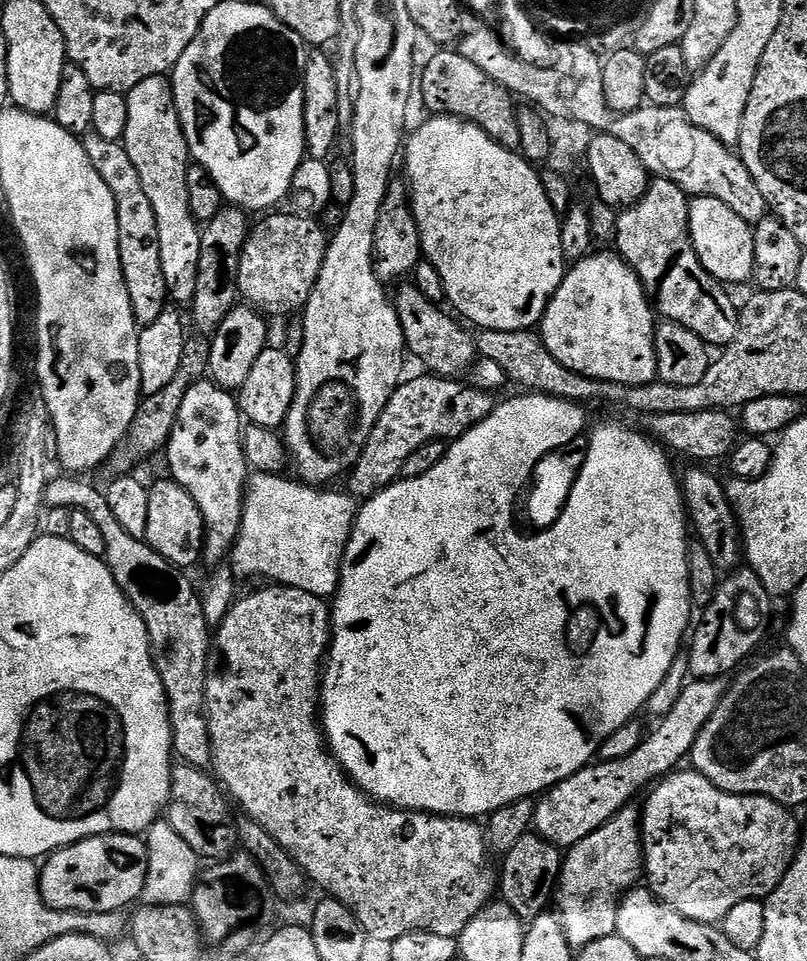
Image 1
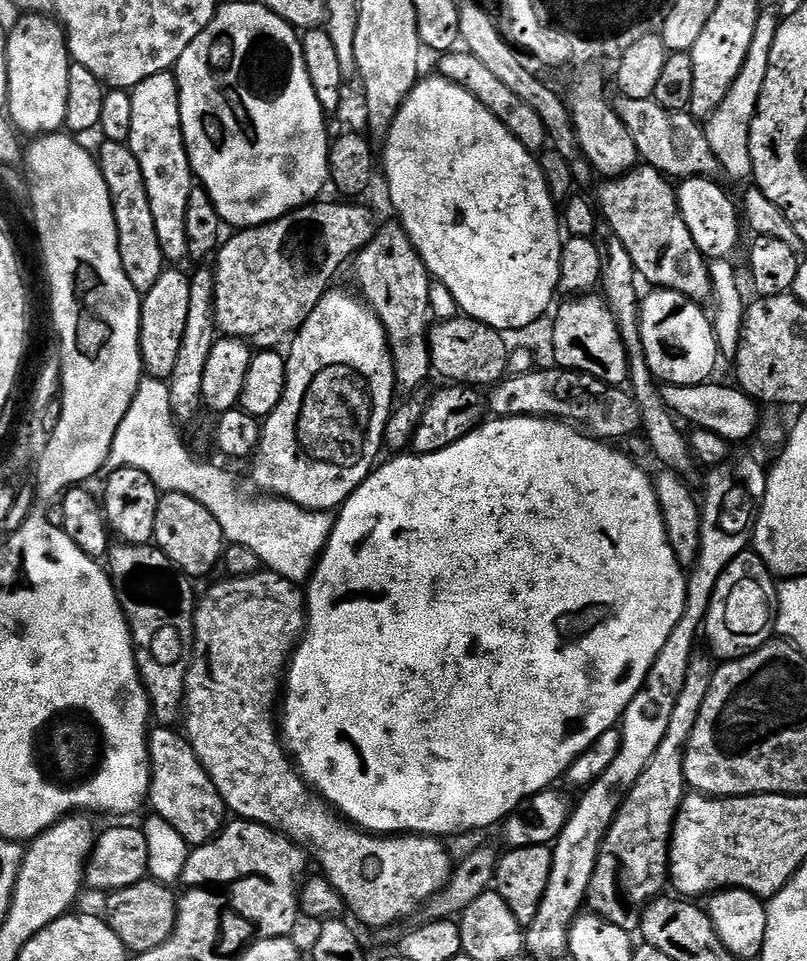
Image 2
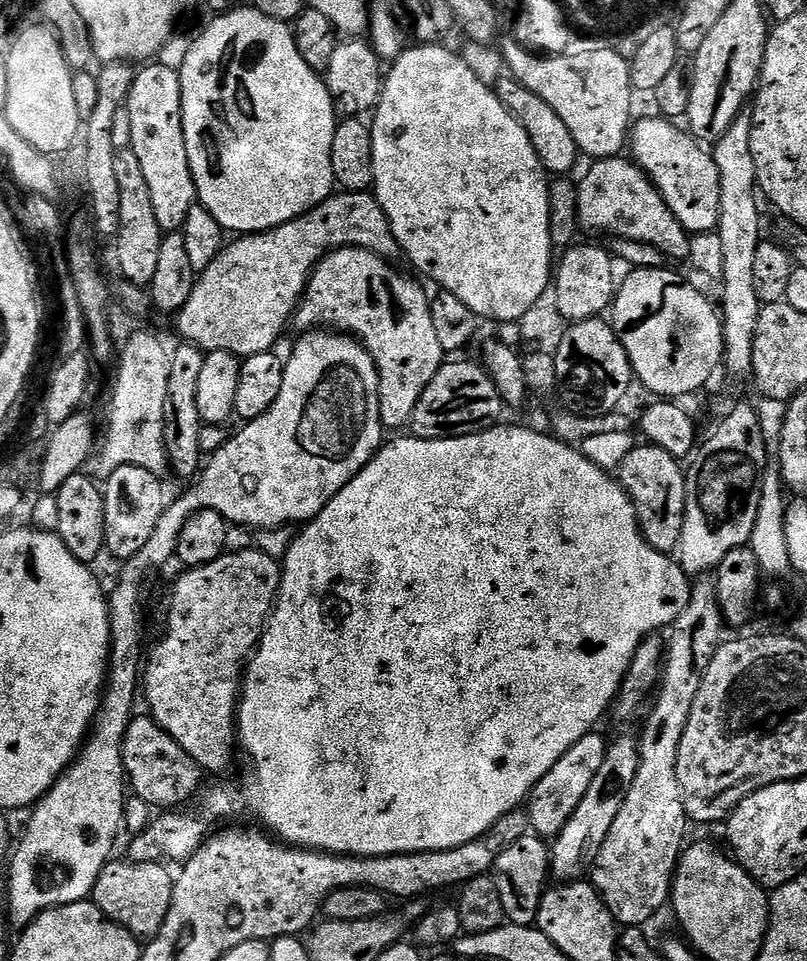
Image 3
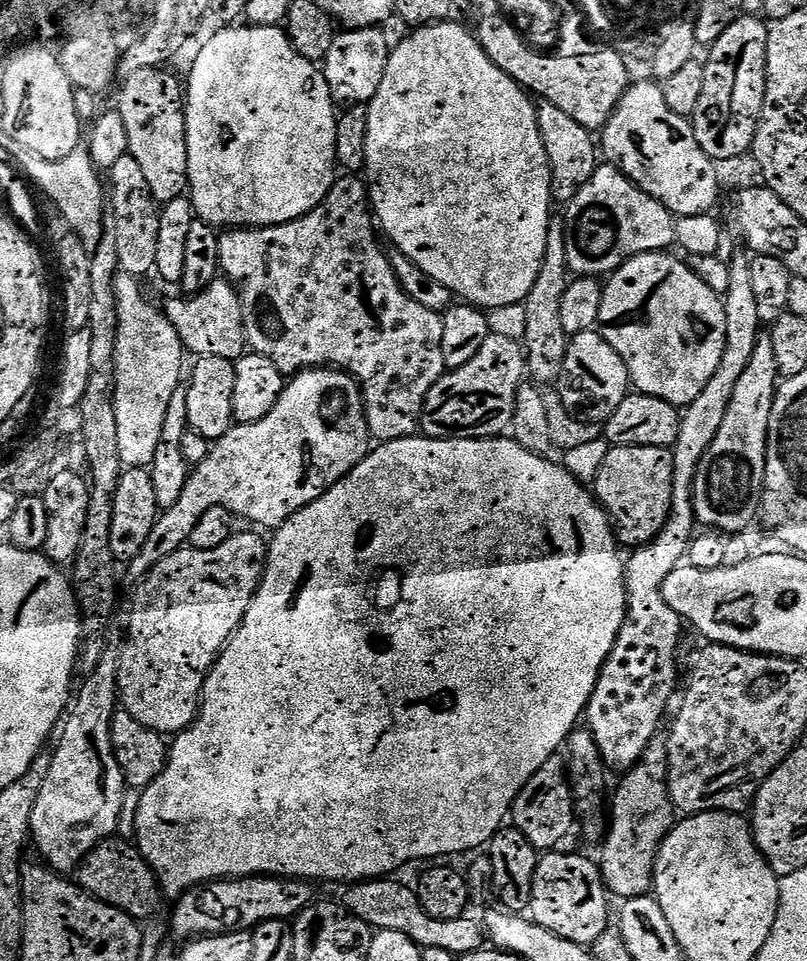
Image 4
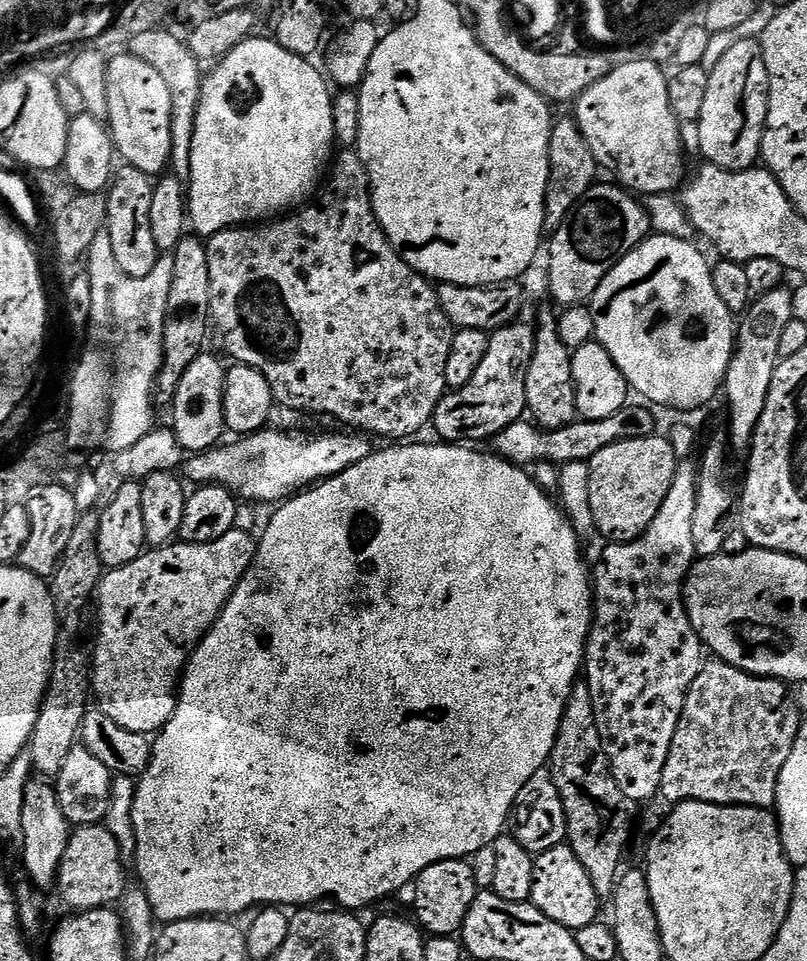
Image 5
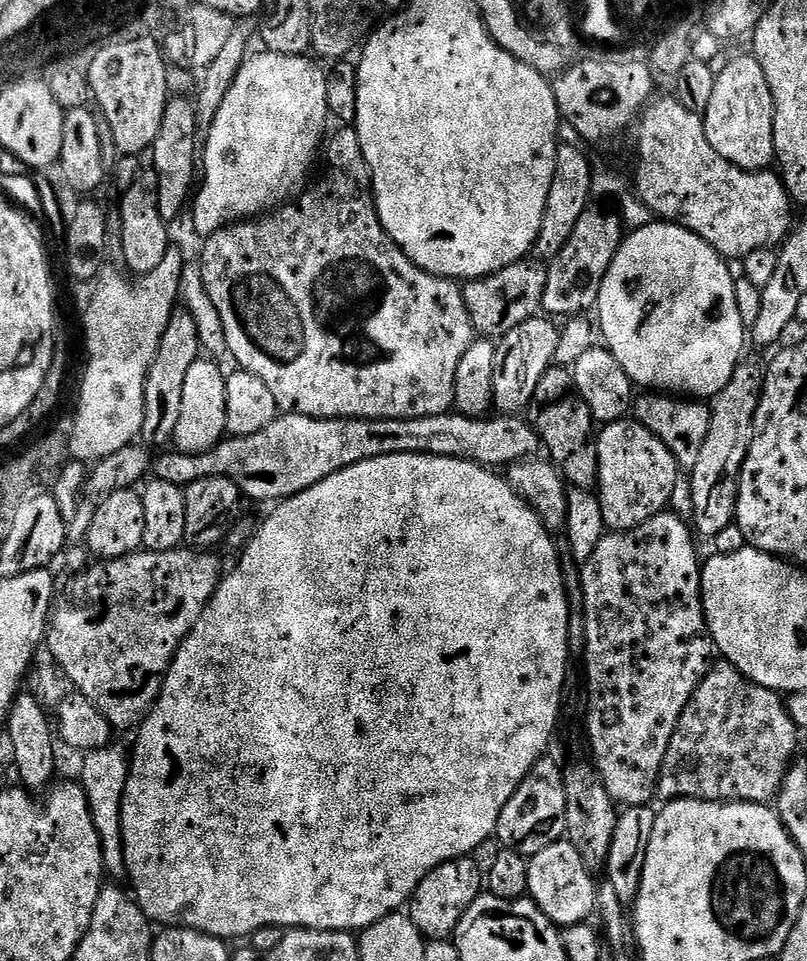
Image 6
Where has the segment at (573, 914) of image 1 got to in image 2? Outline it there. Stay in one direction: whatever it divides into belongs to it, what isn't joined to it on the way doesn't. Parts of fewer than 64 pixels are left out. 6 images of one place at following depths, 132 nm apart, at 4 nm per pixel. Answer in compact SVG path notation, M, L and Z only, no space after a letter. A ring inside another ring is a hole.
M693 655L688 666L688 677L678 694L678 700L674 706L674 714L670 714L670 724L666 726L666 734L662 742L658 742L658 750L654 750L654 758L642 770L638 782L629 790L624 801L620 803L616 817L612 819L612 825L608 827L608 833L600 844L600 853L594 866L594 874L590 878L586 904L595 915L601 916L606 922L618 926L632 934L639 929L640 917L638 910L650 900L655 900L665 891L668 875L668 842L672 833L672 823L676 820L676 811L686 795L684 783L684 749L690 734L694 730L694 722L702 710L702 702L706 698L706 690L712 681L714 660L711 655Z

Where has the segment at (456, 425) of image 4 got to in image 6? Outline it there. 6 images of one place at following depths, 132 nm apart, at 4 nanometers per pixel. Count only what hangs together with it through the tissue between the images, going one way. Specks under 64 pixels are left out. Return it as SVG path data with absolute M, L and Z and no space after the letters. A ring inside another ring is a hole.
M537 314L532 319L522 322L522 326L514 326L510 334L499 341L496 349L496 365L494 366L494 398L495 411L500 414L520 414L529 407L534 398L534 390L538 390L538 382L542 382L542 374L553 367L558 350L560 328L555 319L544 314Z

